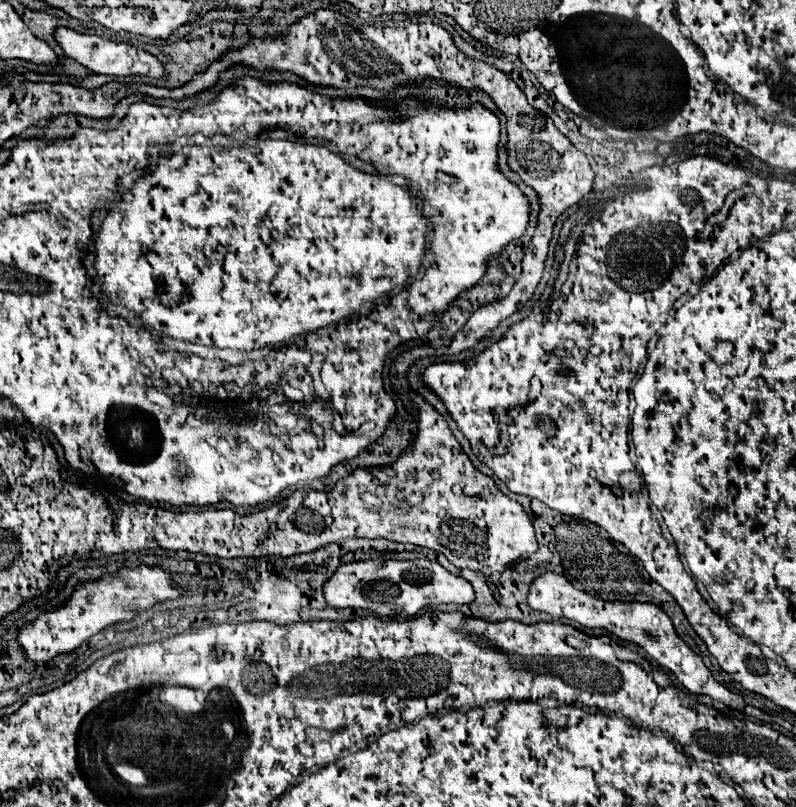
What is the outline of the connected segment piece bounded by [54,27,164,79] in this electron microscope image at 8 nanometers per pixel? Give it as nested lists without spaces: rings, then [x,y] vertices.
[[[56,27],[54,39],[62,47],[66,57],[76,59],[80,65],[84,65],[88,71],[94,71],[94,73],[146,75],[146,77],[154,77],[154,79],[164,75],[164,67],[154,55],[150,55],[144,49],[136,49],[130,43],[116,43],[116,41],[110,41],[110,39],[104,39],[104,37],[98,37],[98,35],[82,35],[82,33],[76,33],[74,29],[68,29],[68,27]]]

